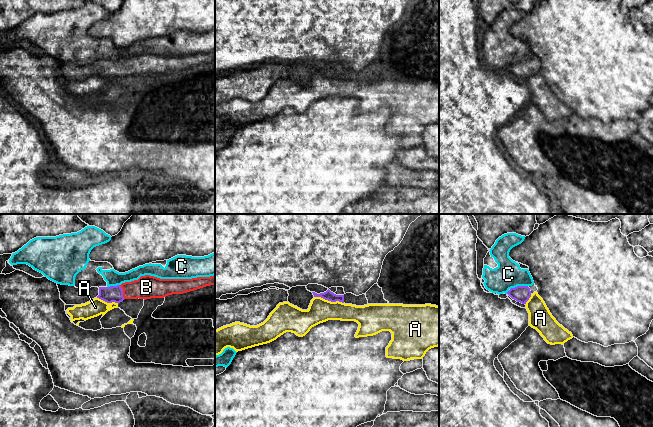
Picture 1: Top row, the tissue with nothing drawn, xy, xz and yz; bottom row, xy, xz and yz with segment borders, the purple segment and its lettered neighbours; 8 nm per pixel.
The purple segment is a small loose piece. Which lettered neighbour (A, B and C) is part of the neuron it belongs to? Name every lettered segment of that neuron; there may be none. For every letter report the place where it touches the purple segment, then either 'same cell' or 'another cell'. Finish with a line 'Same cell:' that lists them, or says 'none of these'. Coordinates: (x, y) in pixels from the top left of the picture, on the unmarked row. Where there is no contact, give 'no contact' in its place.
A: xz (329, 76) | another cell
B: xy (122, 68) | same cell
C: yz (517, 62) | another cell
Same cell: B

